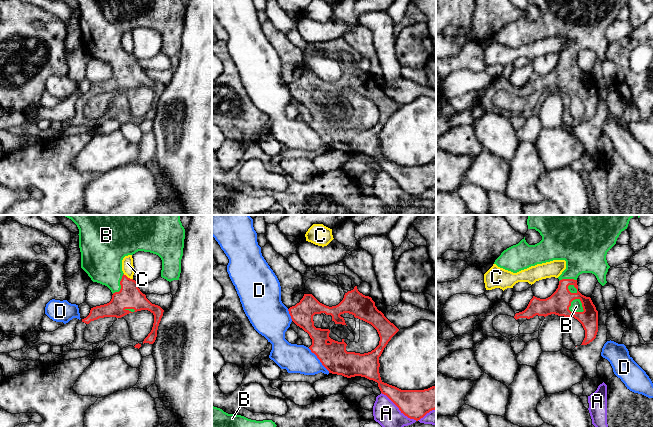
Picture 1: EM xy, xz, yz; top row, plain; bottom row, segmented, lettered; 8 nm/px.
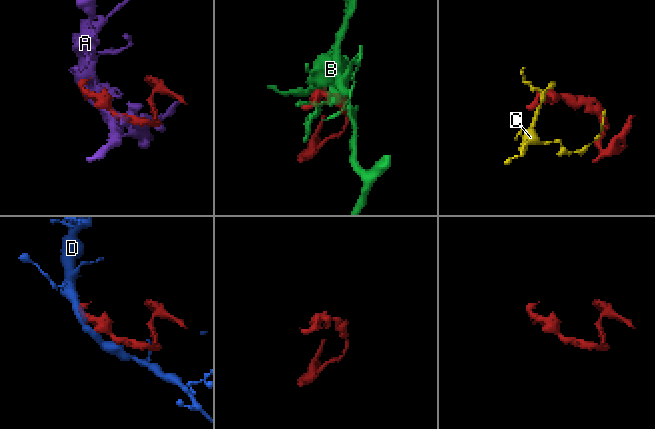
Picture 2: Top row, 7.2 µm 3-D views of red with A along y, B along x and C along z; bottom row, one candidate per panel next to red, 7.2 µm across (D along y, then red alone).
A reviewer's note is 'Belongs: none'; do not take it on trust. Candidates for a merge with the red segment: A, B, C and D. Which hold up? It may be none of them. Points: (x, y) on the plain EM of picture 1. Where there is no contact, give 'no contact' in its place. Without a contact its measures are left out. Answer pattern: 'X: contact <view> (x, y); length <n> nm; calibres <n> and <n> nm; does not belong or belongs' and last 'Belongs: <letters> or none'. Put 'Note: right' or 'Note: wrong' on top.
Note: wrong
A: contact xz (408, 193); length 460 nm; calibres 240 and 200 nm; does not belong
B: contact yz (576, 88); length 140 nm; calibres 180 and 100 nm; belongs
C: contact xy (127, 53); length 90 nm; calibres 190 and 100 nm; does not belong
D: contact xz (319, 135); length 260 nm; calibres 220 and 220 nm; does not belong
Belongs: B

